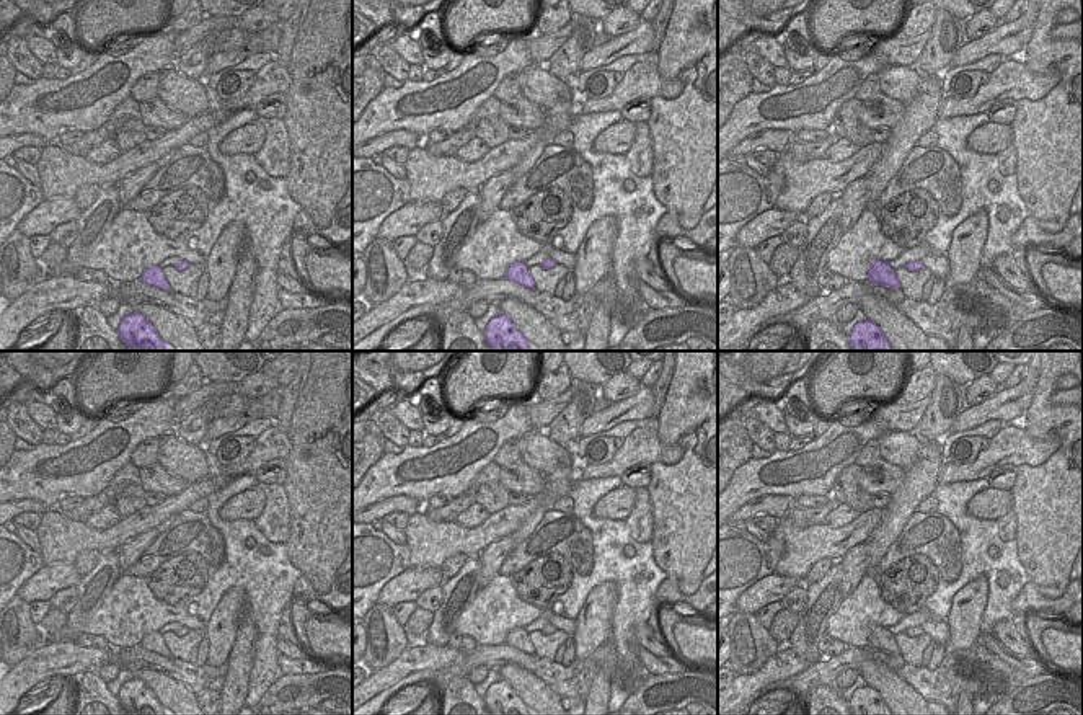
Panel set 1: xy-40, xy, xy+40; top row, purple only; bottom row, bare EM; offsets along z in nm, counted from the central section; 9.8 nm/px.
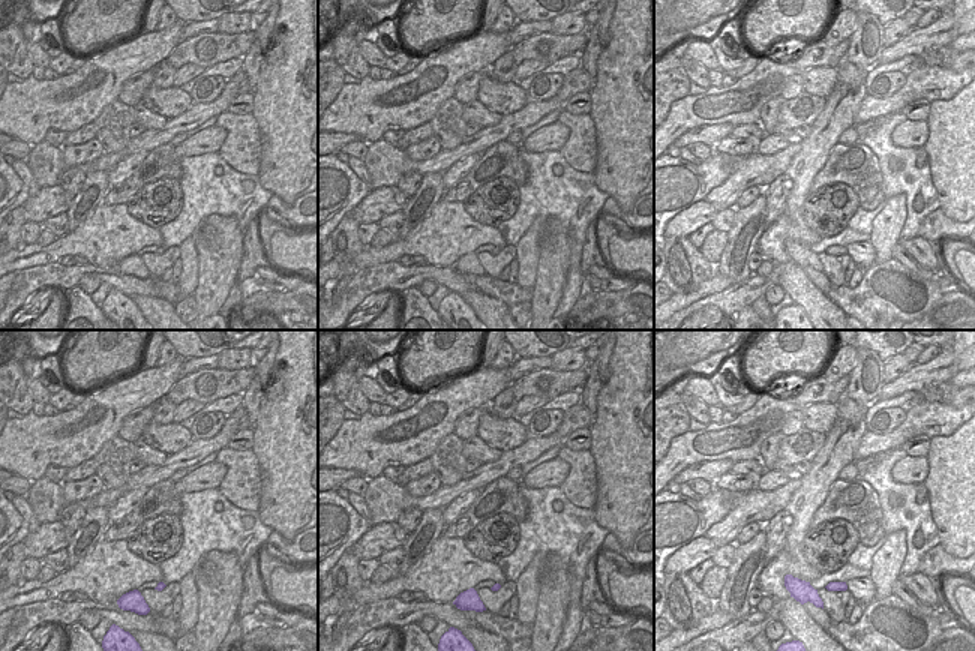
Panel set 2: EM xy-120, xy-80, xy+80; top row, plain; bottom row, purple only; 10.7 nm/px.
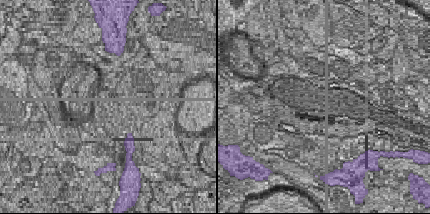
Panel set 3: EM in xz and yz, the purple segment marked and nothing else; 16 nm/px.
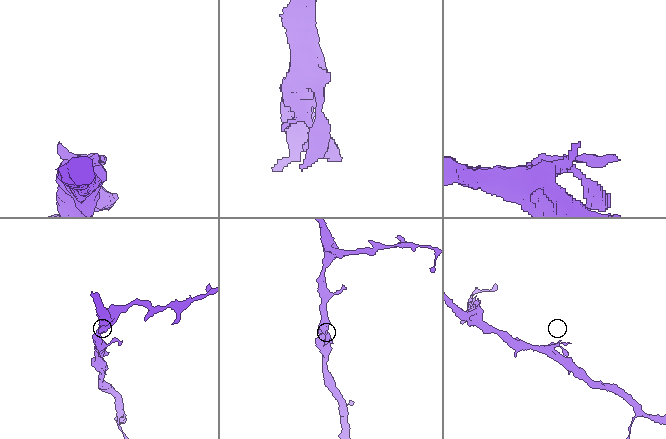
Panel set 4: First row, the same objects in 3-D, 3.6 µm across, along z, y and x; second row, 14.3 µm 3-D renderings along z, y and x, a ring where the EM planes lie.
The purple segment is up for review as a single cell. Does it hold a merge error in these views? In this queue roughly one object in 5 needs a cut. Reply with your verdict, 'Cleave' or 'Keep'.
Keep.

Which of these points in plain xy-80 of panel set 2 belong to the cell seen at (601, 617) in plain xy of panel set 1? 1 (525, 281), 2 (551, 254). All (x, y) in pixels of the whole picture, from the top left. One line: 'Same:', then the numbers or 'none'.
Same: 1

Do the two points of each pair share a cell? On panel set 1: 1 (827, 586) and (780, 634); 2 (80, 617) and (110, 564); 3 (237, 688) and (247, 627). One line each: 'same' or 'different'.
1: different
2: same
3: same

